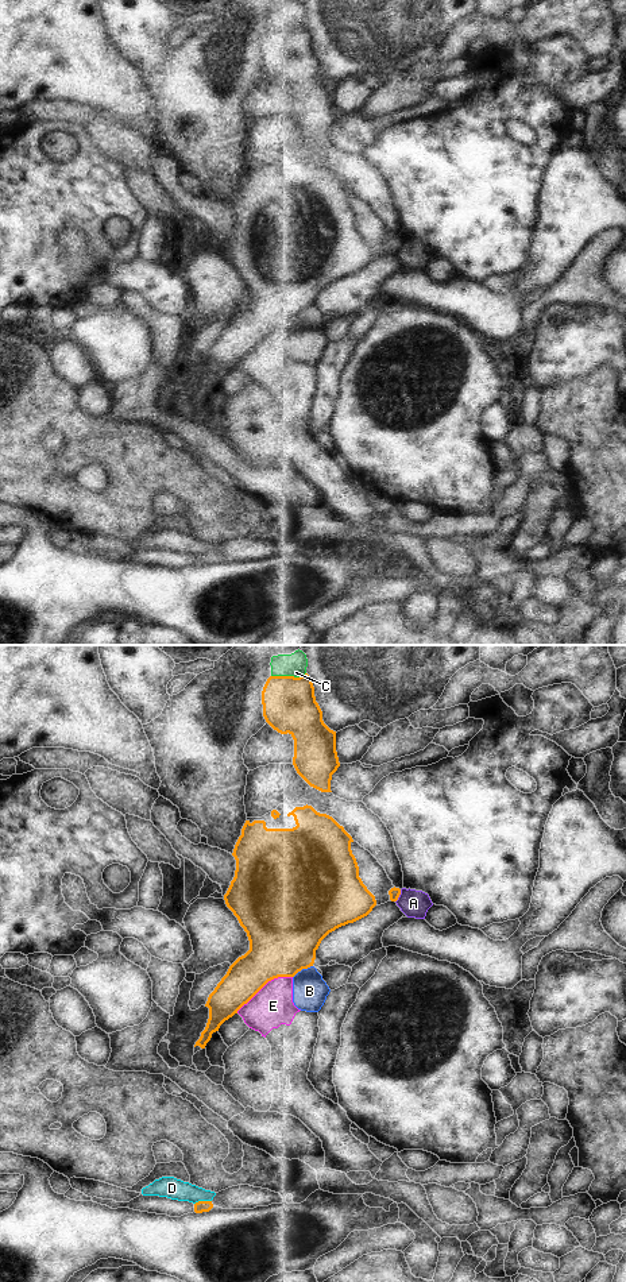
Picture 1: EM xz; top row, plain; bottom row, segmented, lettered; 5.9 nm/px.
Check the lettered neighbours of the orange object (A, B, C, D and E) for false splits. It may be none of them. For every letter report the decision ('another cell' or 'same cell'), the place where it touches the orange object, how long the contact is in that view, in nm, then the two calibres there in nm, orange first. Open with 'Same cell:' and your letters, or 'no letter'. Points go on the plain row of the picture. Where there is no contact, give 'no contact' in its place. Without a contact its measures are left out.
Same cell: no letter
A: another cell; contact xz (398, 248); length 90 nm; calibres 70 and 160 nm
B: another cell; contact xz (302, 320); length 140 nm; calibres 440 and 200 nm
C: another cell; contact xz (288, 29); length 200 nm; calibres 320 and 140 nm
D: another cell; contact xz (203, 553); length 110 nm; calibres 70 and 130 nm
E: another cell; contact xz (263, 338); length 400 nm; calibres 360 and 240 nm

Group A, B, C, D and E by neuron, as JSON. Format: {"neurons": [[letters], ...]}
{"neurons": [["A"], ["B"], ["C"], ["D", "E"]]}

